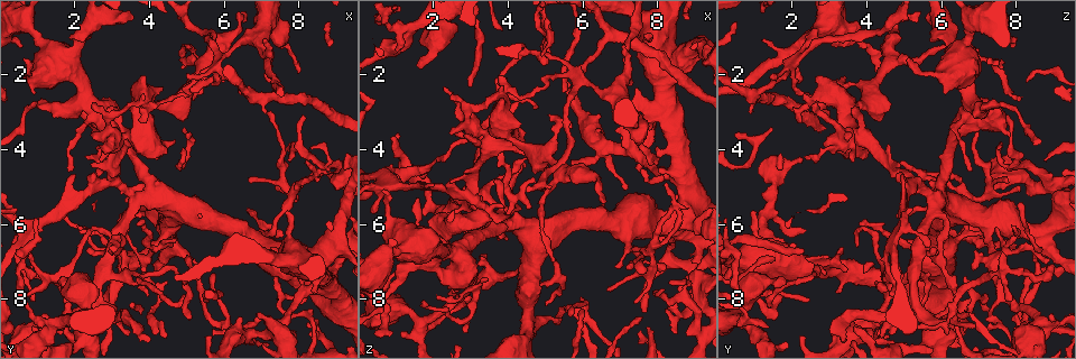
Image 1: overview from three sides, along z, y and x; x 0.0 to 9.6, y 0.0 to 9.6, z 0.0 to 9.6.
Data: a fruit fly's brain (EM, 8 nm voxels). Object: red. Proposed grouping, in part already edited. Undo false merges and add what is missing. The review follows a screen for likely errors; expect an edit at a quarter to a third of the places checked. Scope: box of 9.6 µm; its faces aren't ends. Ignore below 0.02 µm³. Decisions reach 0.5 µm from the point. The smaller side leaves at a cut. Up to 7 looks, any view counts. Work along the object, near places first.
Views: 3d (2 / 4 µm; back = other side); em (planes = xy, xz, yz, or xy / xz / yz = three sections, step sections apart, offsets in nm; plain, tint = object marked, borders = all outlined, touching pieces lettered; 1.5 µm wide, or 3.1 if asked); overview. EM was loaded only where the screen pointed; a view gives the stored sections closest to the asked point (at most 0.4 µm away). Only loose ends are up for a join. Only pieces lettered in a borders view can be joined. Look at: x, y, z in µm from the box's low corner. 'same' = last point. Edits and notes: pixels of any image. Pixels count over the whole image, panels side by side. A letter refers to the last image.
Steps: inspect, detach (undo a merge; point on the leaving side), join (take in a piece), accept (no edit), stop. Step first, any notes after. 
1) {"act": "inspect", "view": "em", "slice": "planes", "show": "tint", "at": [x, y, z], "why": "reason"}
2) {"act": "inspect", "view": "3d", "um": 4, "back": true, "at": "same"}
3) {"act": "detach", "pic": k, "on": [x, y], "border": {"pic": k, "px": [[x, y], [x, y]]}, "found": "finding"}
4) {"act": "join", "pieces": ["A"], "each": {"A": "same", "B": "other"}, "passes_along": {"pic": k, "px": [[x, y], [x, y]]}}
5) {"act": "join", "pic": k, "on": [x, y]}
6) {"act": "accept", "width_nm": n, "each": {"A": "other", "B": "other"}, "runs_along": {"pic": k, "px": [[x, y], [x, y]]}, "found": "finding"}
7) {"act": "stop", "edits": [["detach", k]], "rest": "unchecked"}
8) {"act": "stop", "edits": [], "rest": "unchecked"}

{"act": "inspect", "view": "3d", "um": 4, "at": [4.70, 6.40, 4.80]}

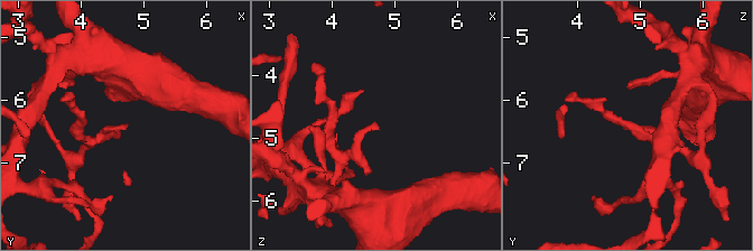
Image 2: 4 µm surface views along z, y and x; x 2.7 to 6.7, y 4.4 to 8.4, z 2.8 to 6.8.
{"act": "inspect", "view": "em", "slice": "yz", "step": 4, "show": "tint", "at": [4.70, 6.40, 4.80], "why": "need the tissue"}

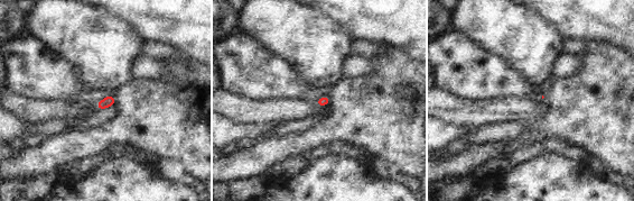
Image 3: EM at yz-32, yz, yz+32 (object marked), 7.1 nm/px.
{"act": "inspect", "view": "em", "slice": "xy", "step": 8, "show": "borders", "at": "same", "why": "cut it another way"}

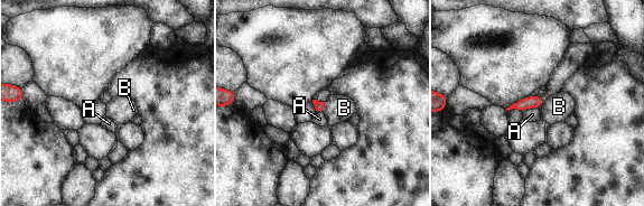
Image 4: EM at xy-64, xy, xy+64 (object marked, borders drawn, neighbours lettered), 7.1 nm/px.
{"act": "accept", "each": {"A": "other", "B": "other"}, "border": {"pic": 4, "px": [[325, 102], [325, 106], [322, 110]]}, "found": "none of them fits"}

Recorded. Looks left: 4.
{"act": "inspect", "view": "3d", "um": 4, "at": [1.15, 8.40, 8.85], "why": "free end"}

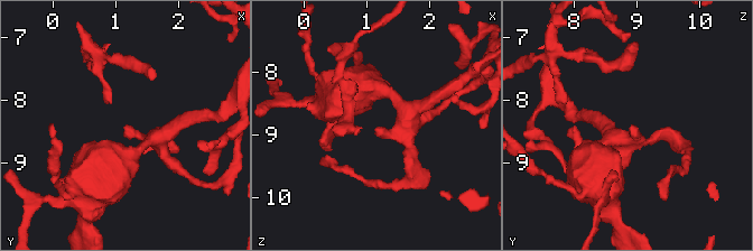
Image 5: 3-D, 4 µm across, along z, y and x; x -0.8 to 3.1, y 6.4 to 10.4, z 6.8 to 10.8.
{"act": "inspect", "view": "em", "slice": "planes", "show": "borders", "at": [1.15, 8.45, 8.90]}

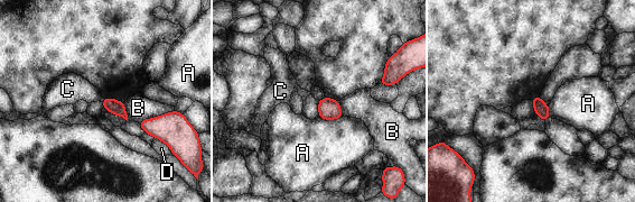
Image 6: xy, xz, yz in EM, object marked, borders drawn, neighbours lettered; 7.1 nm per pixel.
{"act": "accept", "each": {"A": "other", "B": "other", "C": "other", "D": "other"}, "border": {"pic": 6, "px": [[103, 98], [101, 101]]}, "found": "none of them fits"}

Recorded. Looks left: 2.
{"act": "stop", "edits": [], "rest": "unchecked"}

